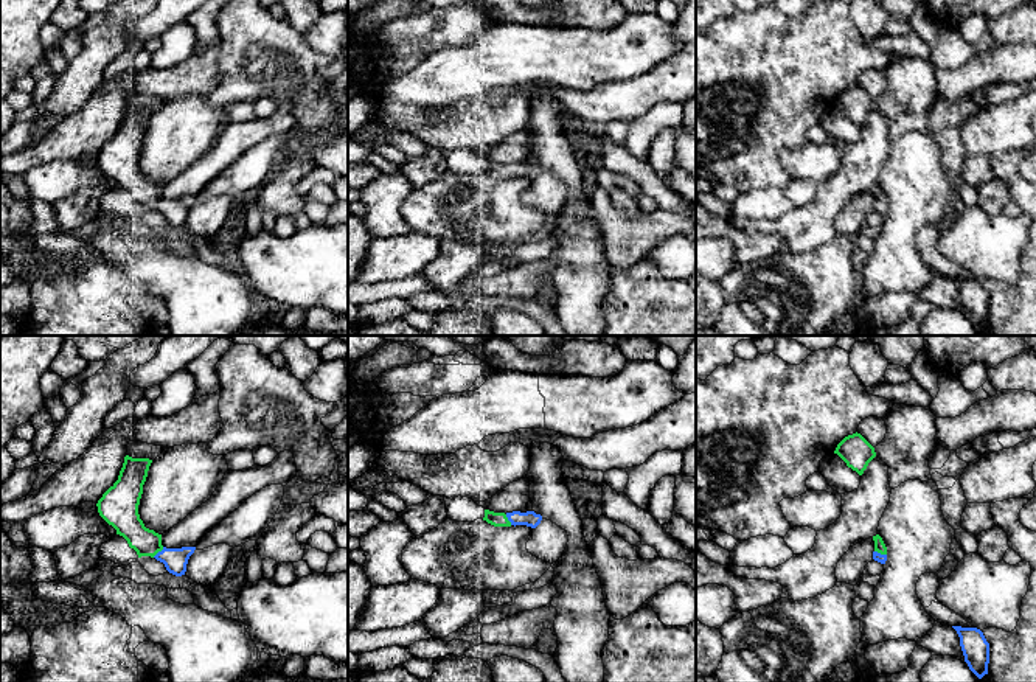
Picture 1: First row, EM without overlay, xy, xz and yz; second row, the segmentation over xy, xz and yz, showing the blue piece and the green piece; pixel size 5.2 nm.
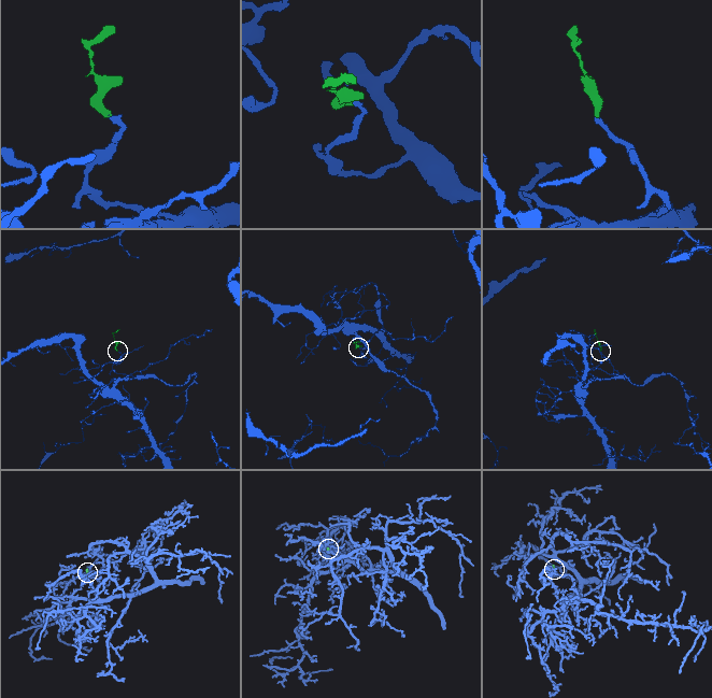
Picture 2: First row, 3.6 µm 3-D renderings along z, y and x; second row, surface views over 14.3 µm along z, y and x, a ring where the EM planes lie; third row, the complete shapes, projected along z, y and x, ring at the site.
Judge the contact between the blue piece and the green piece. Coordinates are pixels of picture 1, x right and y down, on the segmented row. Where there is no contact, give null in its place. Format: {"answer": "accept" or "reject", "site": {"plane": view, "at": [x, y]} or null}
{"answer": "accept", "site": {"plane": "xy", "at": [159, 552]}}

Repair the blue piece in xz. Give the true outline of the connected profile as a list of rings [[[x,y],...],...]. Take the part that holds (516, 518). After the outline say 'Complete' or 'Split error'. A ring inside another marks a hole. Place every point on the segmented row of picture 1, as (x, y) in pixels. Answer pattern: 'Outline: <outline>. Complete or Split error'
Outline: [[[485,510],[483,520],[486,520],[494,527],[527,525],[527,527],[536,528],[541,524],[542,516],[536,514],[534,511],[527,511],[527,513],[513,511],[505,514],[505,513],[494,513],[494,511]]]. Split error

